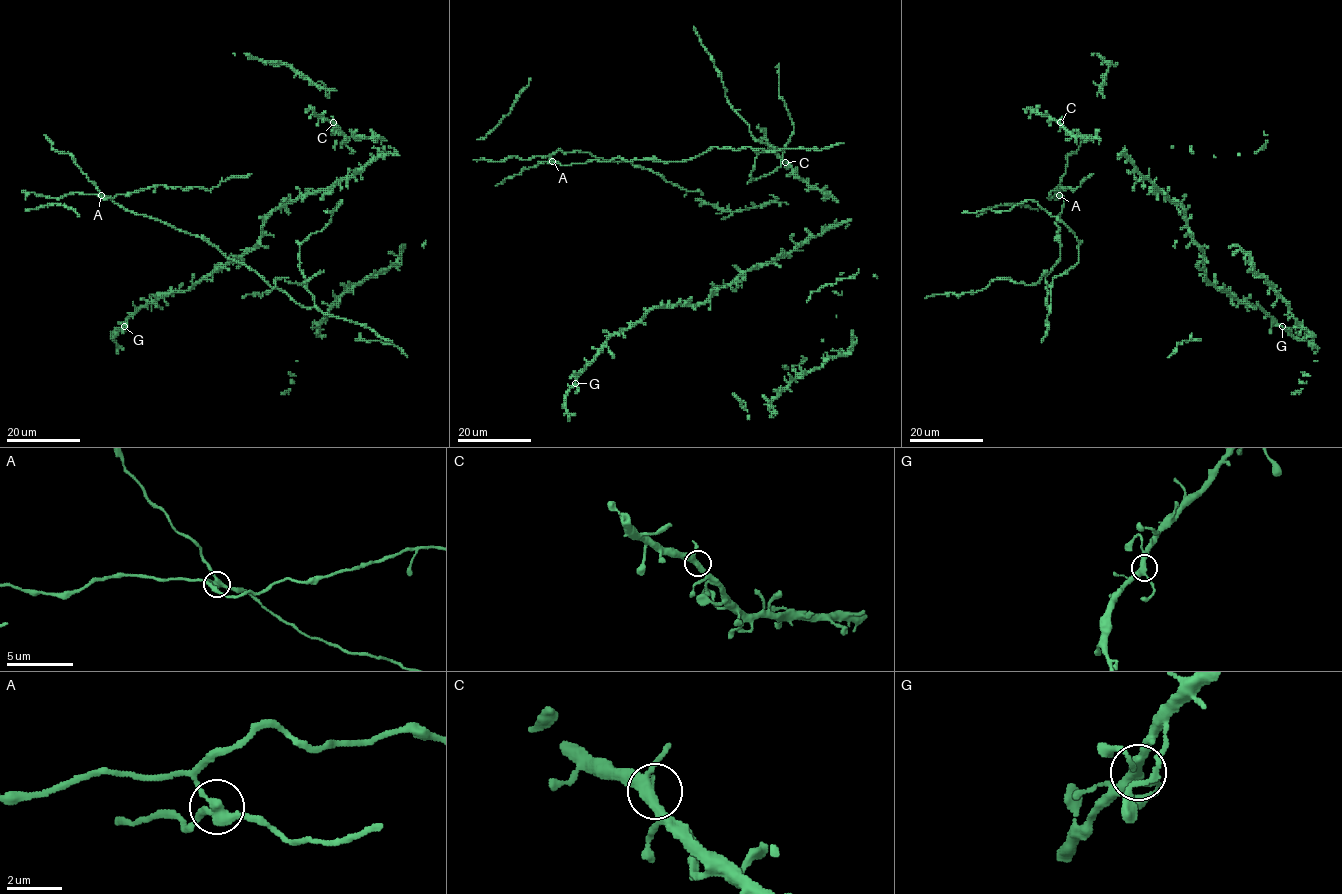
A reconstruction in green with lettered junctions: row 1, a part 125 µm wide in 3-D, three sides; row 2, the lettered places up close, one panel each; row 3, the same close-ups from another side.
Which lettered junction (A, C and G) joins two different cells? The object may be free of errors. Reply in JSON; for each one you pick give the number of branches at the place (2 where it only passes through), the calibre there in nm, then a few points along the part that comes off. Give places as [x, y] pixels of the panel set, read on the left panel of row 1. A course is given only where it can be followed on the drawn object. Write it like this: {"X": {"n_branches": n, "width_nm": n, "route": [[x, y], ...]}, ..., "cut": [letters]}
{"A": {"n_branches": 3, "width_nm": 320}, "cut": ["A"]}

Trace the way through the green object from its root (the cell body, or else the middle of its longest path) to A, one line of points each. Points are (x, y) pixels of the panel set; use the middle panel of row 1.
A: (792, 135), (782, 164), (752, 180), (763, 149), (713, 146), (684, 161), (552, 161)

